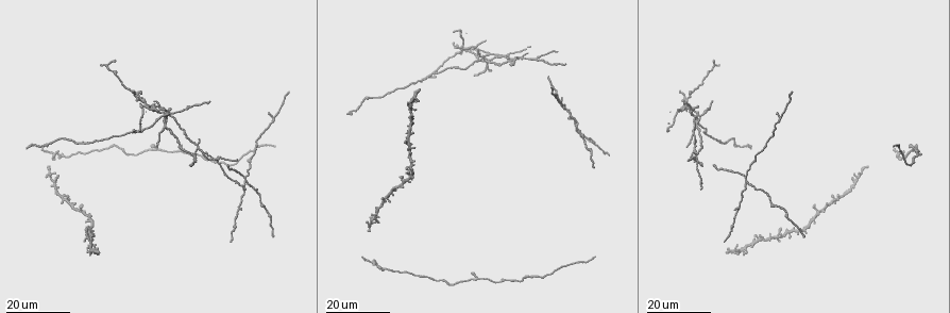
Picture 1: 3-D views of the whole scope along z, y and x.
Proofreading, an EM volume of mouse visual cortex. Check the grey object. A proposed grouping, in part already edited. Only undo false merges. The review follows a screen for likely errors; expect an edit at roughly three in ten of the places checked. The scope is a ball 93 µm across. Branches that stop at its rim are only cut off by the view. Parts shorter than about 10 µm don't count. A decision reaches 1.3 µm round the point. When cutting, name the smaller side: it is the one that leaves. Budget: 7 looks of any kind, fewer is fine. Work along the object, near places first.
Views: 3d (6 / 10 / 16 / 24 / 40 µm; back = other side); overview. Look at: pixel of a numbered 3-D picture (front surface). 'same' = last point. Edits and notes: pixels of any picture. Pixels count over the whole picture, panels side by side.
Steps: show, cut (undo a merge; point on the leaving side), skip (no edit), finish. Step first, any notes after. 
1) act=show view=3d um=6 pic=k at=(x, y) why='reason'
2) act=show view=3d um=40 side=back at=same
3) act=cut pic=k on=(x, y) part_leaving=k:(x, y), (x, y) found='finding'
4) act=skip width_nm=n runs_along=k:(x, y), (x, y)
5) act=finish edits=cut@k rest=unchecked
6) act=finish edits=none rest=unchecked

act=show view=3d um=24 pic=1 at=(780, 115) why='thick turns thin'

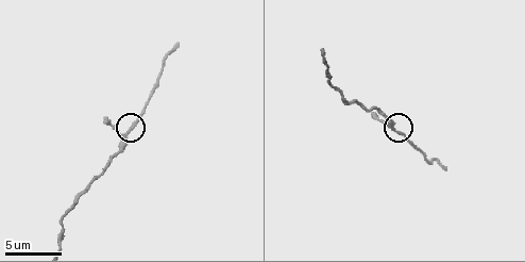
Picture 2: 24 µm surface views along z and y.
act=show view=3d um=6 pic=2 at=(393, 129)

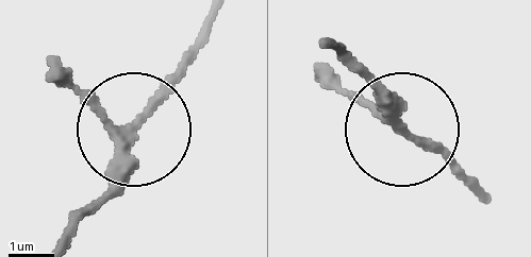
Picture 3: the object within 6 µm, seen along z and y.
act=show view=3d um=6 side=back pic=3 at=(396, 126)

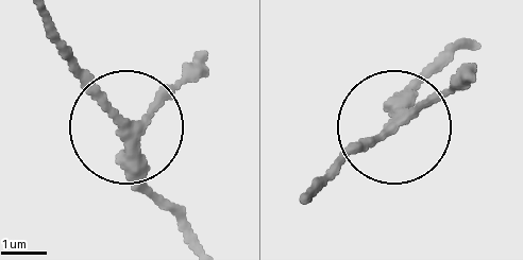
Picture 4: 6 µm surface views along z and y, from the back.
act=skip width_nm=210 runs_along=4:(468, 44), (327, 177) found='continuous, no second neuron'

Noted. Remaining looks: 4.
act=show view=3d um=16 pic=1 at=(184, 108) why='three arms meet'

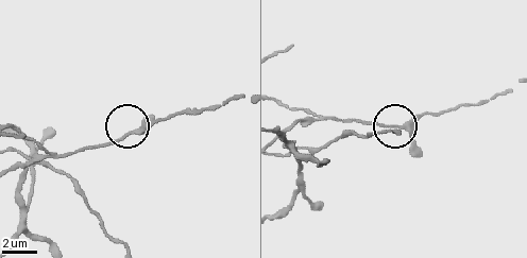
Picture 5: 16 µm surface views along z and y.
act=show view=3d um=10 pic=5 at=(131, 132) why='zoom in'

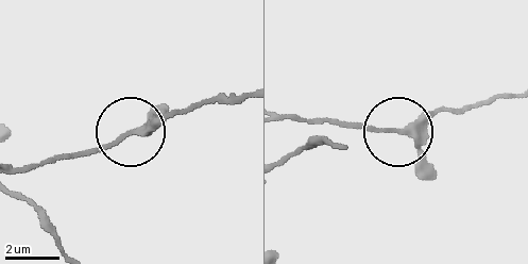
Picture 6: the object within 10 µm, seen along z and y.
act=skip arms=3 runs_along=6:(287, 118), (410, 132), (462, 106) found='all the same neuron'

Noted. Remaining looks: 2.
act=show view=3d um=16 pic=1 at=(401, 86)

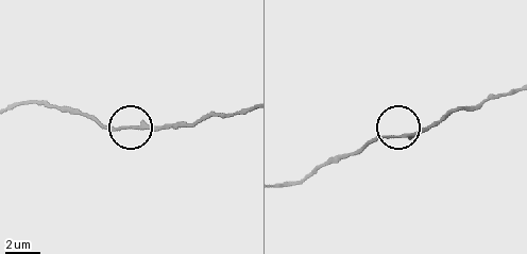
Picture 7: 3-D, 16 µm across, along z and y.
act=show view=3d um=6 pic=7 at=(141, 127)

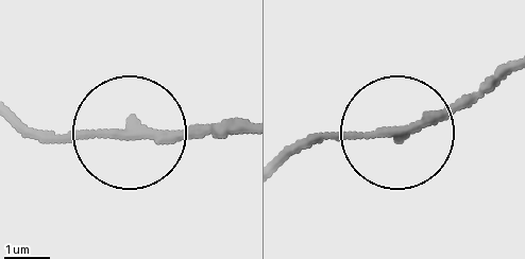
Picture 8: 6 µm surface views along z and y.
act=skip runs_along=8:(244, 127), (31, 139) found='one neuron here'

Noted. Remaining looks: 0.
act=finish edits=none rest=unchecked

